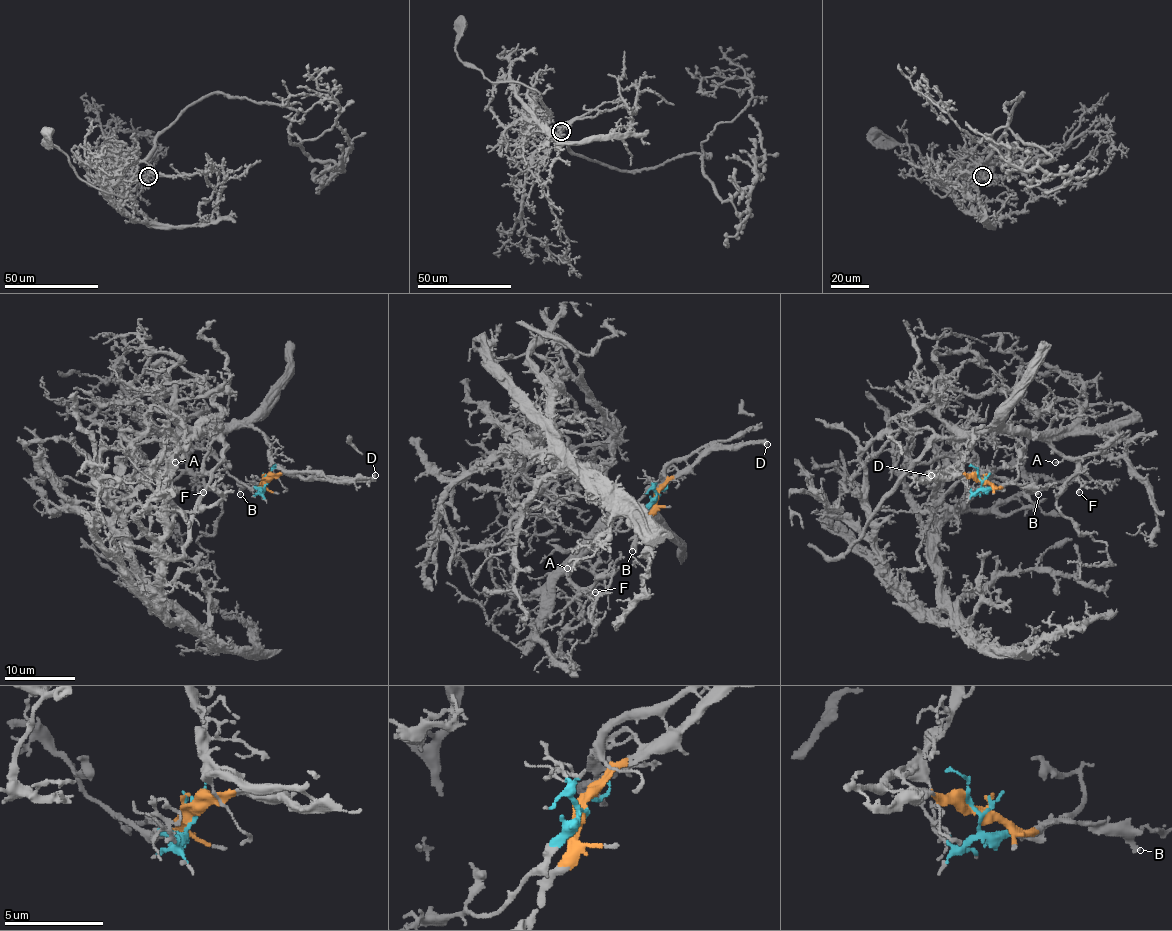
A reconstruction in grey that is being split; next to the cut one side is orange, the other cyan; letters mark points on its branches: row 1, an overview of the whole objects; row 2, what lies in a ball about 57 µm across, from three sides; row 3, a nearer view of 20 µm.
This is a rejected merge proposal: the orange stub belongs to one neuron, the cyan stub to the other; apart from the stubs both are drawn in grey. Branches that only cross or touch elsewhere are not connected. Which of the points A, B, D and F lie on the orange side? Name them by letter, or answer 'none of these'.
B, D

